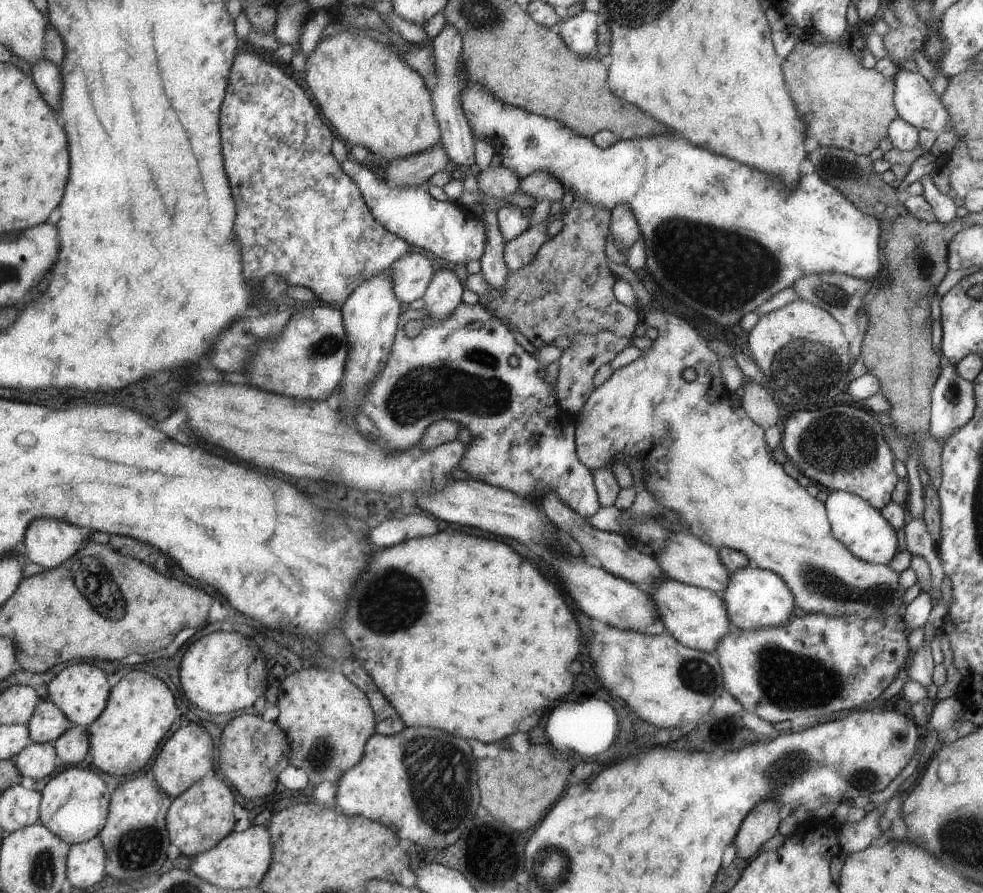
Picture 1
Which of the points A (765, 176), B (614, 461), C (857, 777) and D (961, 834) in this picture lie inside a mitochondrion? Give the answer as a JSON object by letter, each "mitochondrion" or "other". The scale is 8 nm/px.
{"A":"other","B":"other","C":"mitochondrion","D":"mitochondrion"}

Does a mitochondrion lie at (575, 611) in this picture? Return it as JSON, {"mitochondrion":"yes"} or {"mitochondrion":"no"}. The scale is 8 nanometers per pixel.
{"mitochondrion":"no"}

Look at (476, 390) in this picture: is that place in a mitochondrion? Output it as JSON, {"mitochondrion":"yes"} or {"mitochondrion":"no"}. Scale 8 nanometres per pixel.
{"mitochondrion":"yes"}

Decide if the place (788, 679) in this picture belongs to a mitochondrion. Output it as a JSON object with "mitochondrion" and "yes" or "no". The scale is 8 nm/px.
{"mitochondrion":"yes"}

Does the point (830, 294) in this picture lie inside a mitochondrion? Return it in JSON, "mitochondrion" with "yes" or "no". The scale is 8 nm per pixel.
{"mitochondrion":"yes"}

